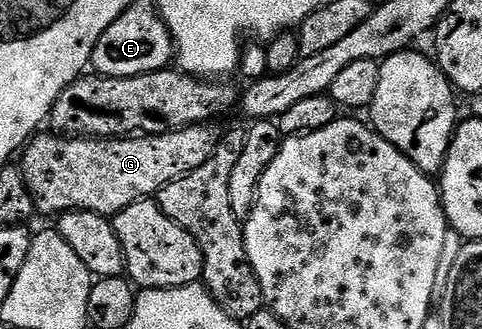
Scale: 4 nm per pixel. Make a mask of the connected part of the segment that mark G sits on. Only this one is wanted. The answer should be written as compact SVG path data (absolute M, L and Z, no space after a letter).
M211 123L191 124L176 132L163 132L160 136L129 136L111 140L95 138L69 138L63 134L37 134L28 141L18 160L18 167L24 174L24 181L36 203L36 212L59 217L61 212L86 210L99 216L114 217L126 206L139 200L155 197L170 182L190 174L202 166L214 154L221 138Z

